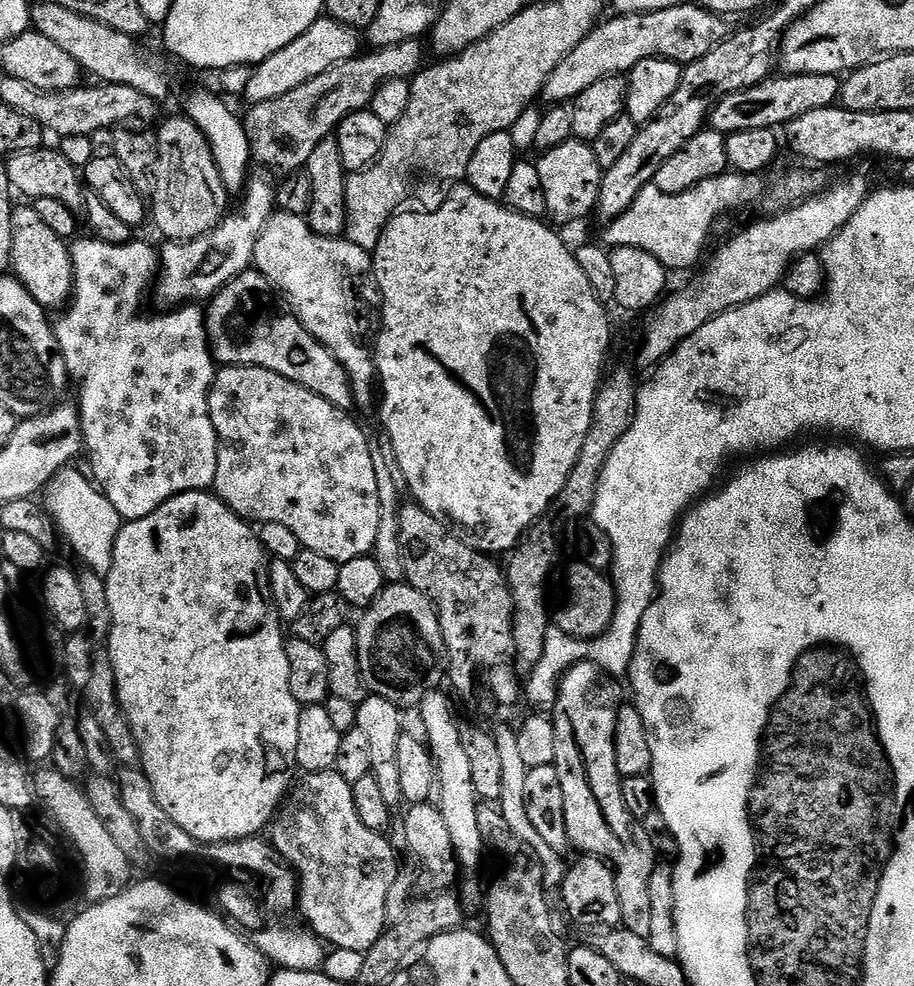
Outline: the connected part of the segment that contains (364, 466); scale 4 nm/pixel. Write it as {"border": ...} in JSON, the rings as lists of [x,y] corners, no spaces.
{"border":[[[230,364],[217,371],[212,389],[208,395],[210,406],[210,422],[214,422],[216,441],[218,442],[218,470],[216,471],[215,495],[223,500],[224,505],[231,508],[237,516],[257,525],[266,522],[282,522],[282,526],[290,526],[294,534],[298,534],[301,549],[326,554],[326,558],[345,564],[359,556],[369,555],[375,549],[379,534],[382,503],[382,491],[378,476],[375,474],[374,459],[371,457],[370,436],[360,429],[360,424],[345,409],[326,402],[318,394],[306,390],[301,384],[282,378],[282,374],[274,374],[265,368],[255,368],[249,364]]]}

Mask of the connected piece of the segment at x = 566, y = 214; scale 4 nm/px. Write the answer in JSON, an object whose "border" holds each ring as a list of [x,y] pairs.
{"border":[[[573,138],[562,142],[562,146],[554,146],[539,159],[535,165],[542,178],[542,191],[546,194],[547,215],[553,216],[557,225],[572,224],[575,220],[586,219],[588,215],[591,217],[596,211],[600,183],[604,177],[592,144]]]}

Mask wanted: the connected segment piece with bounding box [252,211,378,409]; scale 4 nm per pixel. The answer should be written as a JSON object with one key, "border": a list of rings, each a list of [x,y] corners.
{"border":[[[281,211],[268,220],[258,238],[258,246],[254,246],[252,259],[255,271],[261,272],[277,293],[285,292],[292,299],[291,307],[302,326],[306,326],[308,333],[318,338],[348,371],[357,409],[368,408],[371,404],[373,407],[377,403],[378,377],[374,352],[369,347],[368,328],[360,317],[360,300],[344,275],[348,272],[348,264],[367,265],[369,260],[369,249],[356,246],[346,238],[320,236],[313,232],[305,217]]]}

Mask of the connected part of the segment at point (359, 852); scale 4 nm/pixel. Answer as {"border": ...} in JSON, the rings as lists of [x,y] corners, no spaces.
{"border":[[[335,770],[314,772],[303,779],[289,791],[280,805],[270,825],[270,843],[298,877],[298,908],[308,918],[307,927],[333,949],[367,954],[386,927],[384,905],[377,897],[376,900],[372,897],[372,868],[376,872],[391,873],[397,867],[398,853],[381,833],[362,826],[362,818],[358,818],[354,806],[352,786],[342,778],[342,774]]]}

